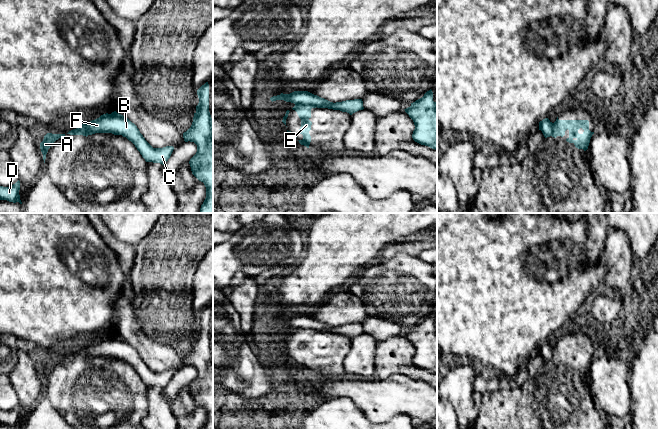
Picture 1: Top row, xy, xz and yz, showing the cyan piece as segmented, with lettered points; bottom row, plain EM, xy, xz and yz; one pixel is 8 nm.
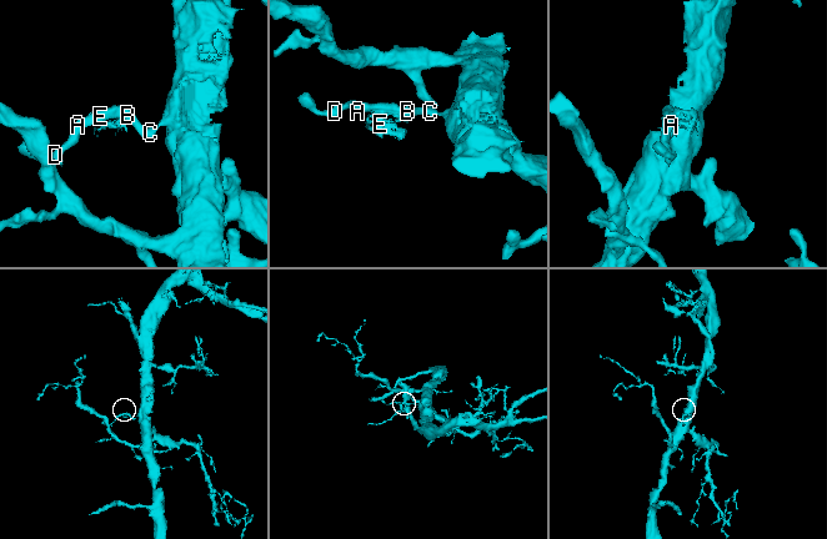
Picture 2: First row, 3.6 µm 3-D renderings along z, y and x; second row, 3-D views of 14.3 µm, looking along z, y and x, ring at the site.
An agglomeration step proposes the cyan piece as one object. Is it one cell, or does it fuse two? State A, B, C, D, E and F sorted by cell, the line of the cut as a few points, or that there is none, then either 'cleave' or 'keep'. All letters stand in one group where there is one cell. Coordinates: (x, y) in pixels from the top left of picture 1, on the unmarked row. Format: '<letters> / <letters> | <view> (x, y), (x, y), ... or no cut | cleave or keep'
A B C D F / E | xz (295, 328), (311, 328), (315, 331) | cleave

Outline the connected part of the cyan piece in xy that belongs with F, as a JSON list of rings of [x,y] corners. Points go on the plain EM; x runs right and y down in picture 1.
[[[116,335],[111,338],[103,338],[95,344],[85,347],[85,349],[88,359],[95,357],[112,357],[126,361],[135,369],[146,386],[165,389],[174,374],[173,370],[153,372],[145,364],[137,350]]]

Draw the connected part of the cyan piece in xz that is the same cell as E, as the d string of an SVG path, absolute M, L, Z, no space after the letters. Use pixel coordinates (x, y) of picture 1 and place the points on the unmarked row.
M297 328L292 333L295 334L301 343L301 351L299 357L303 359L302 364L298 364L301 369L309 372L311 366L311 360L309 355L311 354L312 346L309 344L311 342L311 333L316 332L310 328Z

